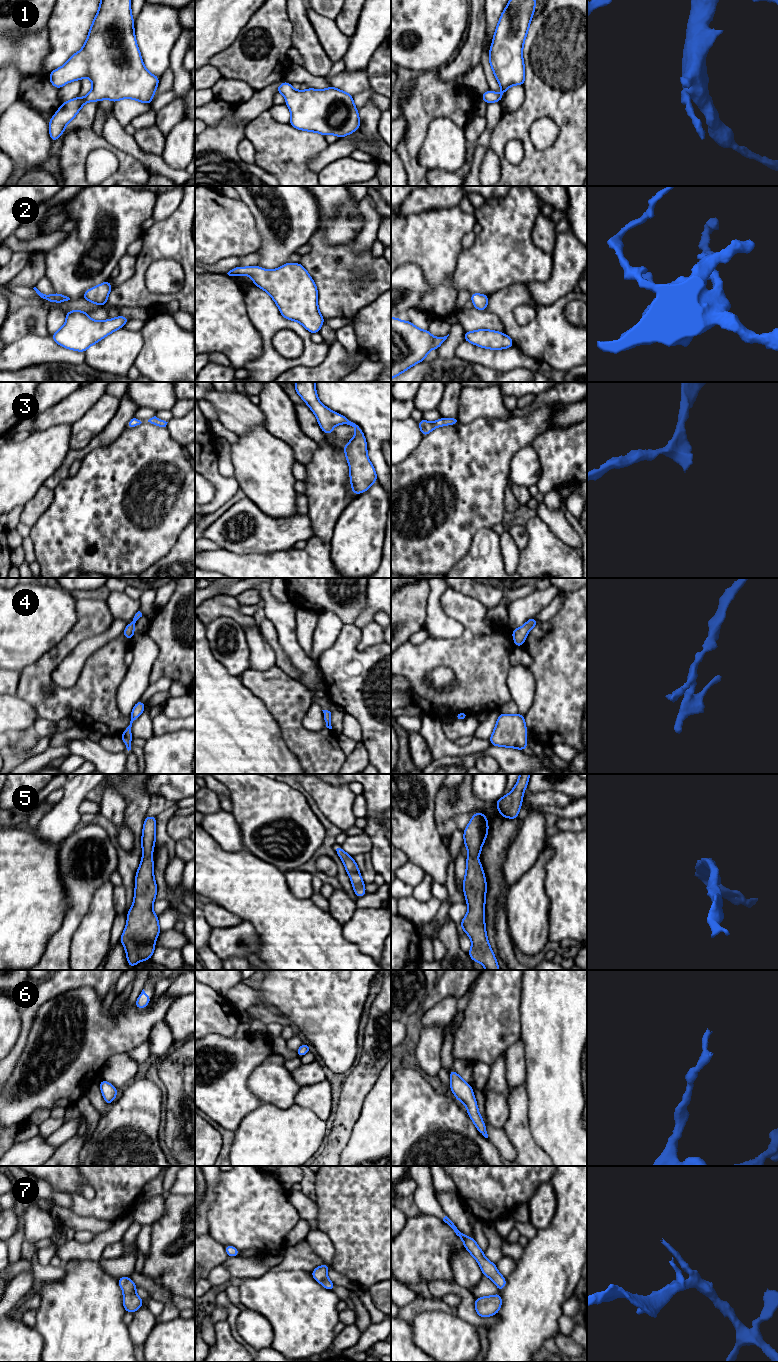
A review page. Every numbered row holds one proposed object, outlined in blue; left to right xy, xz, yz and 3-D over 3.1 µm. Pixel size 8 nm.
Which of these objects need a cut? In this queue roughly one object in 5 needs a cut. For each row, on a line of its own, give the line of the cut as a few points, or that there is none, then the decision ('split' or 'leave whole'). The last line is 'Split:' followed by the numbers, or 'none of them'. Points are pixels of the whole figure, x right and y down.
1: cut none; leave whole
2: cut none; leave whole
3: cut none; leave whole
4: cut none; leave whole
5: cut none; leave whole
6: cut none; leave whole
7: cut none; leave whole
Split: none of them

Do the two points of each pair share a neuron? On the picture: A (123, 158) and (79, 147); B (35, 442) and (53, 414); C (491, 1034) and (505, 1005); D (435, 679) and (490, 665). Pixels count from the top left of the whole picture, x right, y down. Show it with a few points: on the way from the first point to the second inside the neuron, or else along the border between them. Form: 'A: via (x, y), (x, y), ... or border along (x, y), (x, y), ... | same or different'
A: via (112, 148), (103, 143), (90, 143) | same
B: border along (66, 424), (55, 424), (33, 431) | different
C: via (491, 1027), (491, 1019), (498, 1012) | same
D: border along (430, 670), (446, 666), (452, 671), (455, 681) | different

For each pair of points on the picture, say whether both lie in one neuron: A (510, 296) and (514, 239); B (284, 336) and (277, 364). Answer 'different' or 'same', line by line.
A: different
B: different

